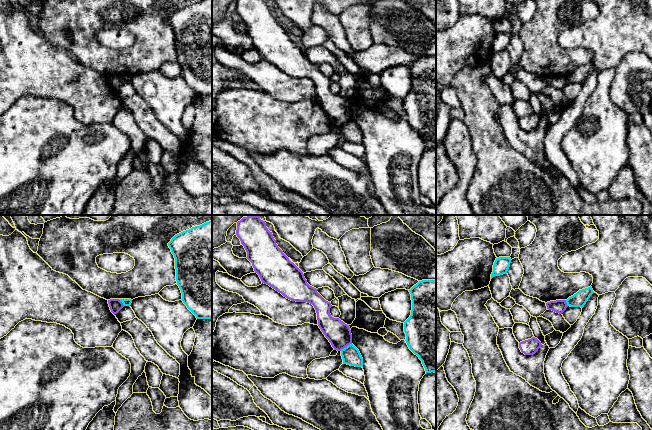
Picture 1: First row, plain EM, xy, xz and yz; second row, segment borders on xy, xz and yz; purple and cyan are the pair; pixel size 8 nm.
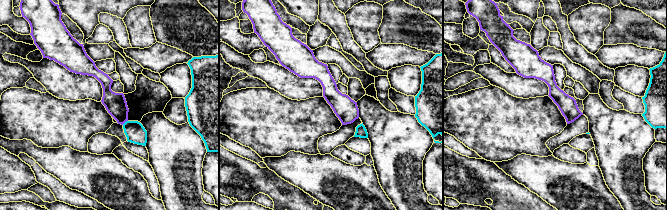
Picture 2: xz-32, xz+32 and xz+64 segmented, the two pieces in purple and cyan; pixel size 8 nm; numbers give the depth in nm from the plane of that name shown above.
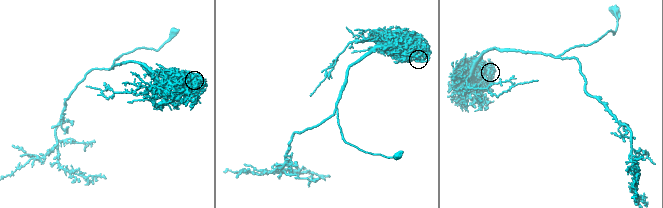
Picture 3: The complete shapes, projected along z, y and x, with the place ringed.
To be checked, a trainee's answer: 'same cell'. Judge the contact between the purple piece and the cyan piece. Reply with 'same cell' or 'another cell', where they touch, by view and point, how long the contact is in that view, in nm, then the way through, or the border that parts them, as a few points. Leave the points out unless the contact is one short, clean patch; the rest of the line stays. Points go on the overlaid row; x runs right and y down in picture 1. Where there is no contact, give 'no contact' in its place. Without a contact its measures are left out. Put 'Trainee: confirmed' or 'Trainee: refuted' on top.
Trainee: refuted
another cell | xz (345, 346) | 110 nm | along xz (351, 343), (340, 350)

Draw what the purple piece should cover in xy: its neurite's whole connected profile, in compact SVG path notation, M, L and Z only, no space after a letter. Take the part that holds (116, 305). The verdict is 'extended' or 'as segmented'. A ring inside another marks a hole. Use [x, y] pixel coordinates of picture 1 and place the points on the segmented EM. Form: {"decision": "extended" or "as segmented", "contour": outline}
{"decision": "as segmented", "contour": "M110 299L108 300L108 304L111 312L115 315L117 314L123 307L123 303L119 299Z"}

